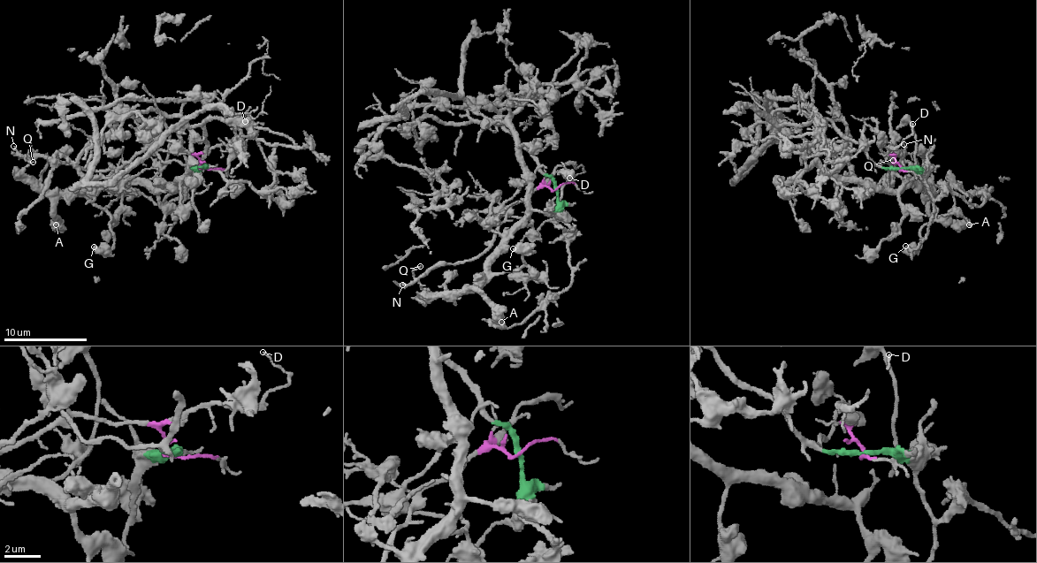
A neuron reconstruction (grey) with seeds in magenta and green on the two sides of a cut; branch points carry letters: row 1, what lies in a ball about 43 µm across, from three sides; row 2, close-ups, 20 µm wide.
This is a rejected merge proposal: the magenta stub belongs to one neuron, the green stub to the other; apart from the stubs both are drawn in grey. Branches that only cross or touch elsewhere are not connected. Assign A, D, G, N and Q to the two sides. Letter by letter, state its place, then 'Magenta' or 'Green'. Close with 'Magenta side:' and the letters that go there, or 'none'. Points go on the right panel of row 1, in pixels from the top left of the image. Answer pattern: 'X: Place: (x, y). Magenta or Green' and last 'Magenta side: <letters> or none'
A: Place: (969, 224). Magenta
D: Place: (912, 124). Magenta
G: Place: (905, 246). Magenta
N: Place: (903, 144). Magenta
Q: Place: (893, 160). Magenta
Magenta side: A, D, G, N, Q

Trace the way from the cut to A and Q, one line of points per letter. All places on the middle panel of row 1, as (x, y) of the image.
A: (556, 190), (544, 186), (505, 207), (493, 201), (489, 222), (500, 234), (502, 245), (474, 287), (500, 323)
Q: (556, 190), (544, 186), (512, 204), (497, 232), (475, 257), (439, 263), (415, 278), (413, 272), (420, 266)

